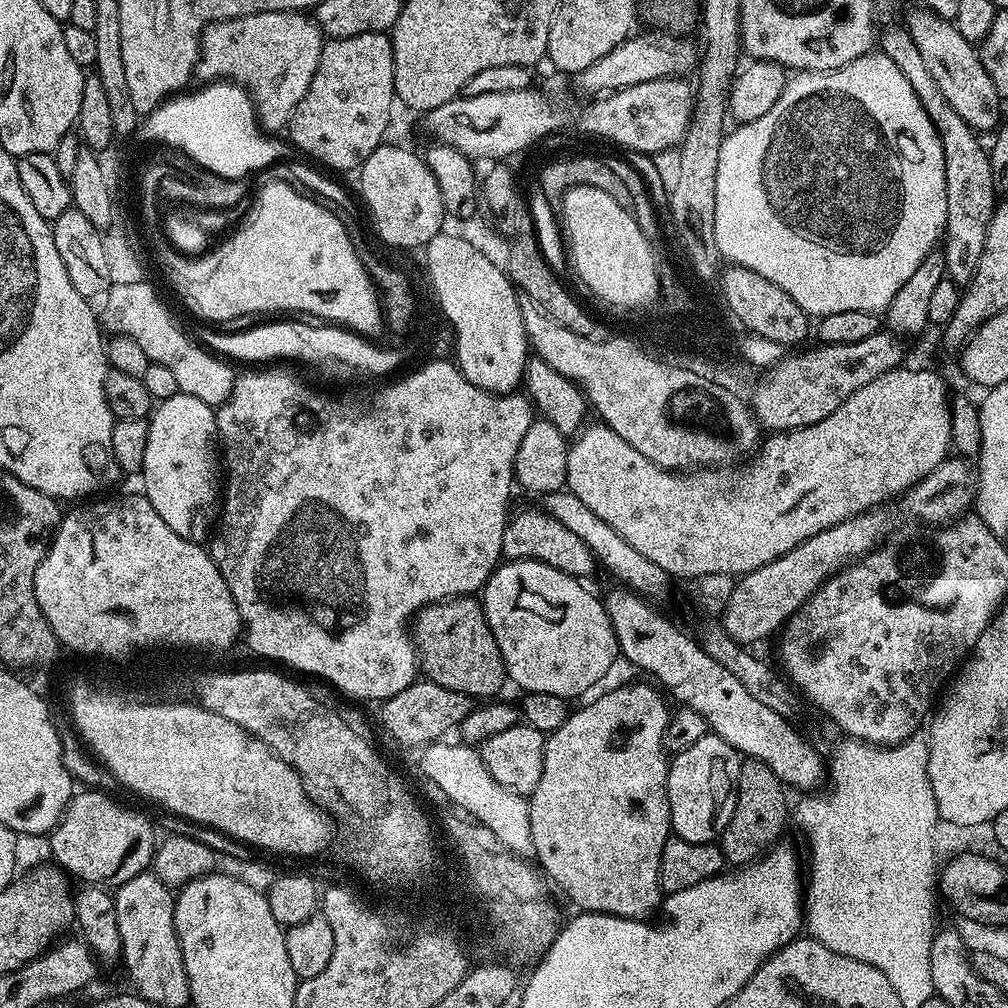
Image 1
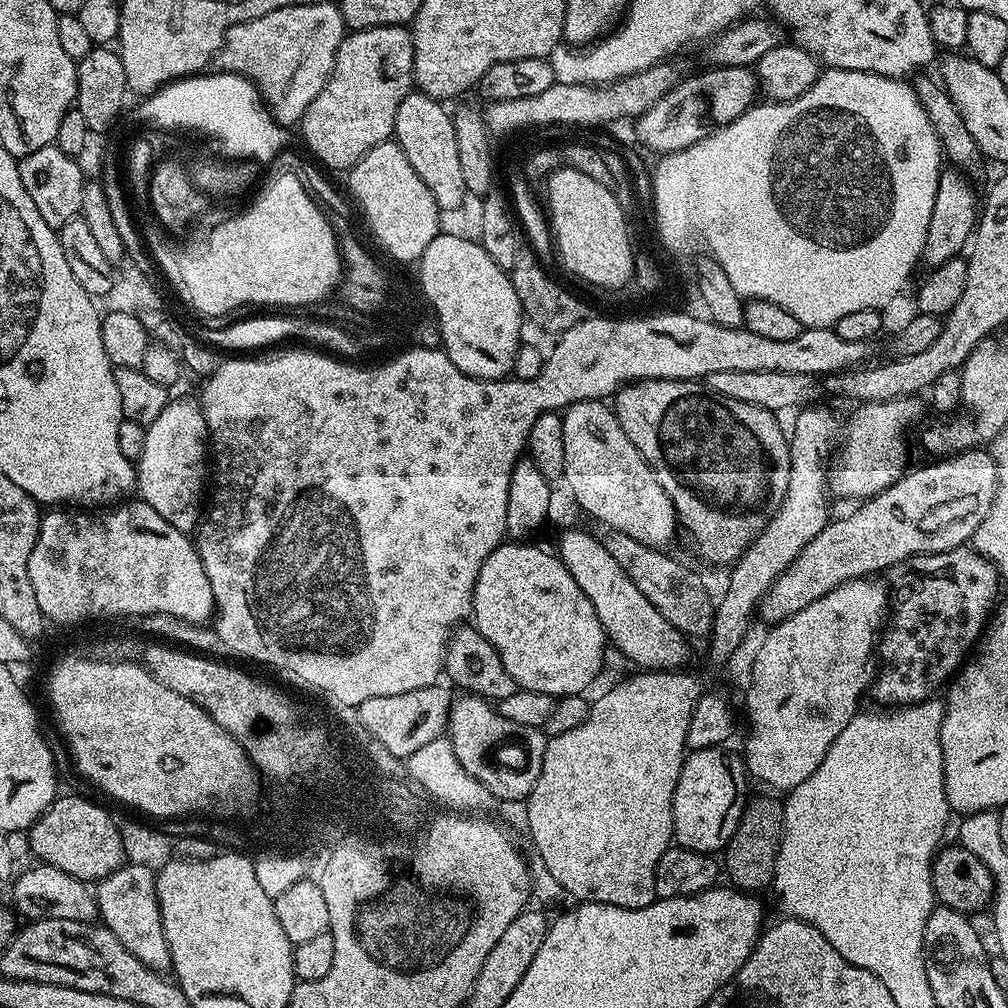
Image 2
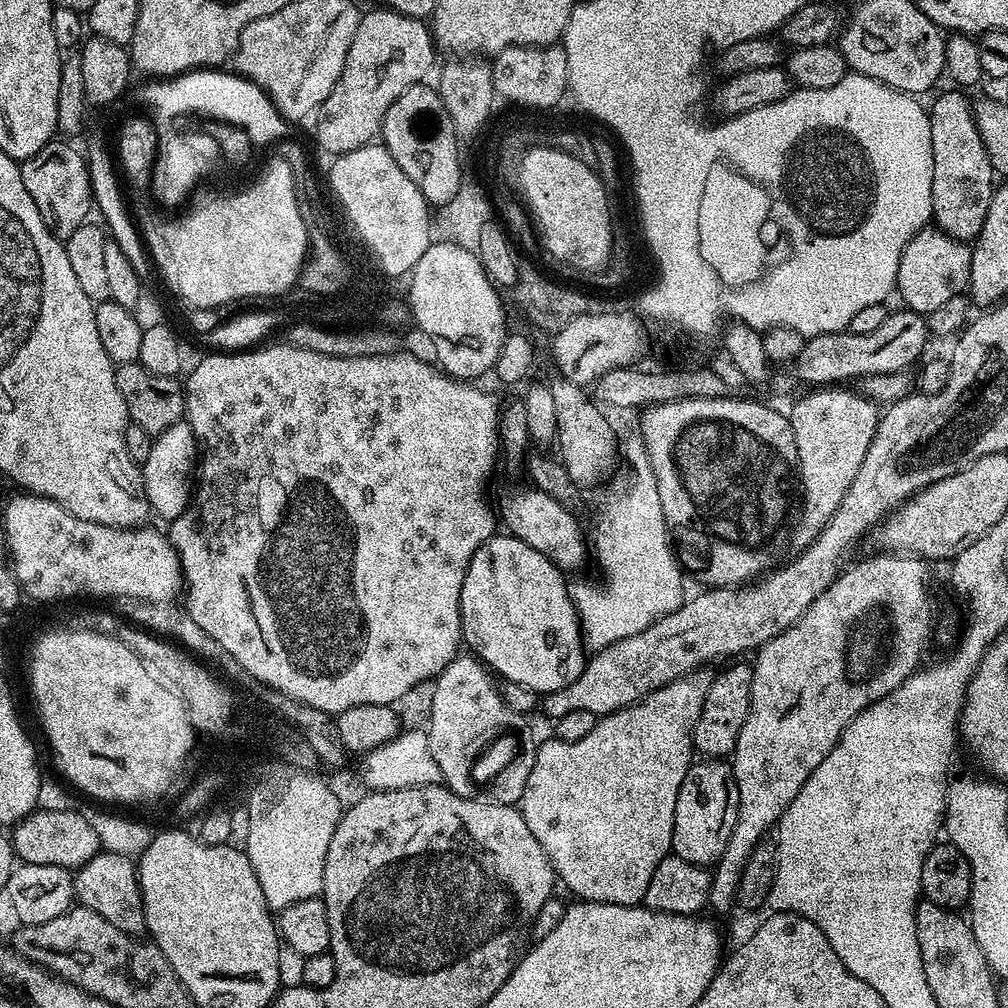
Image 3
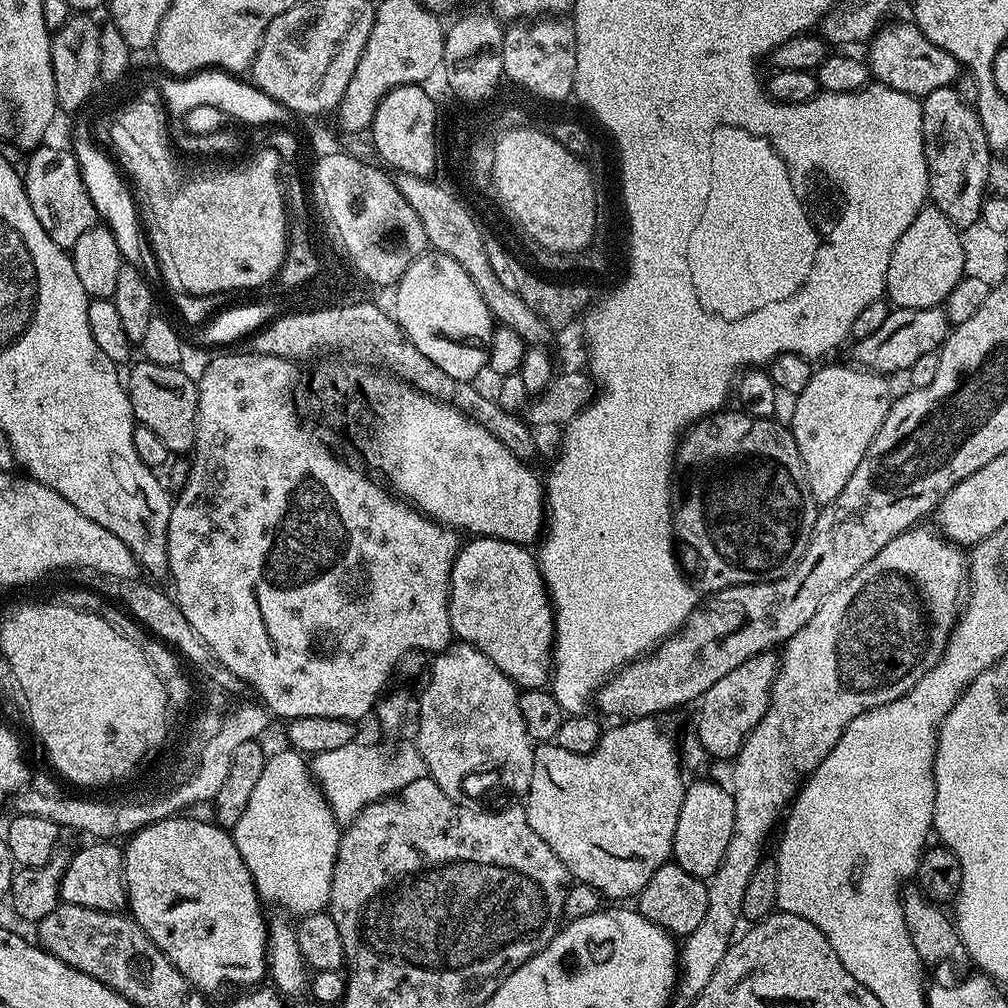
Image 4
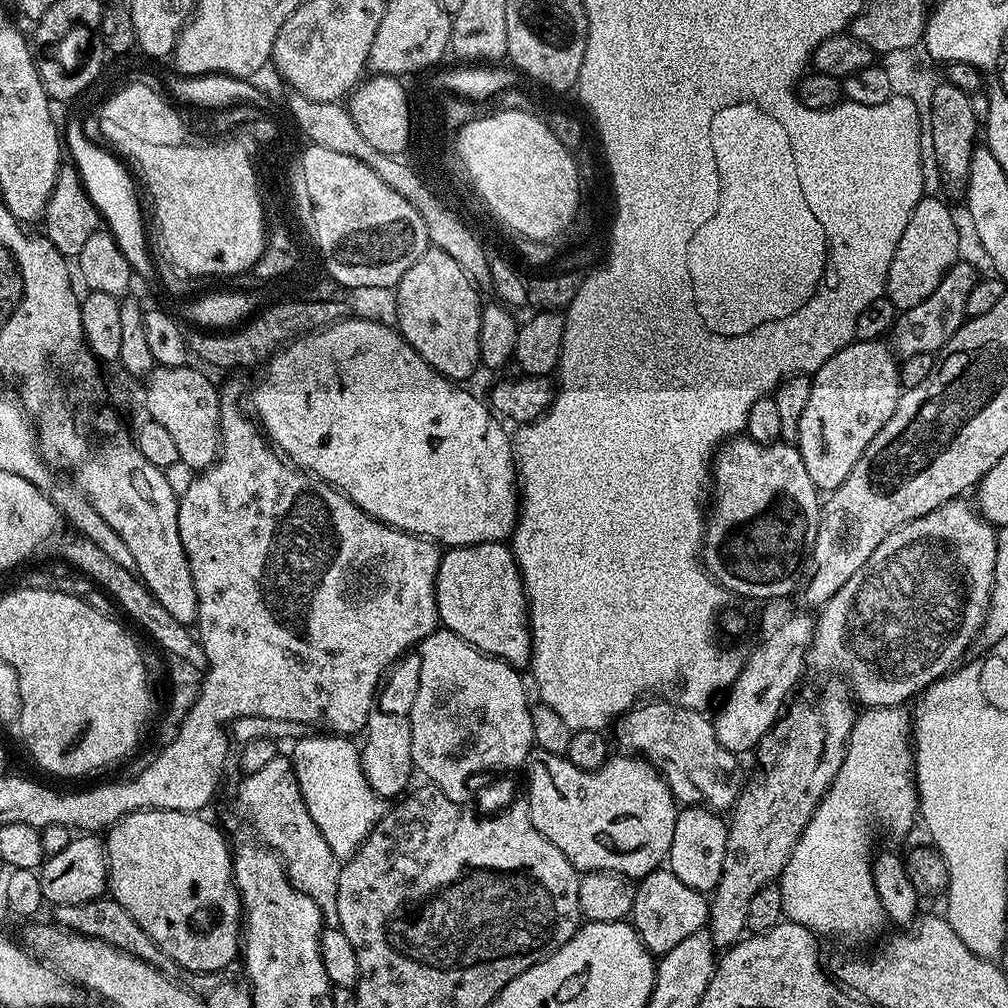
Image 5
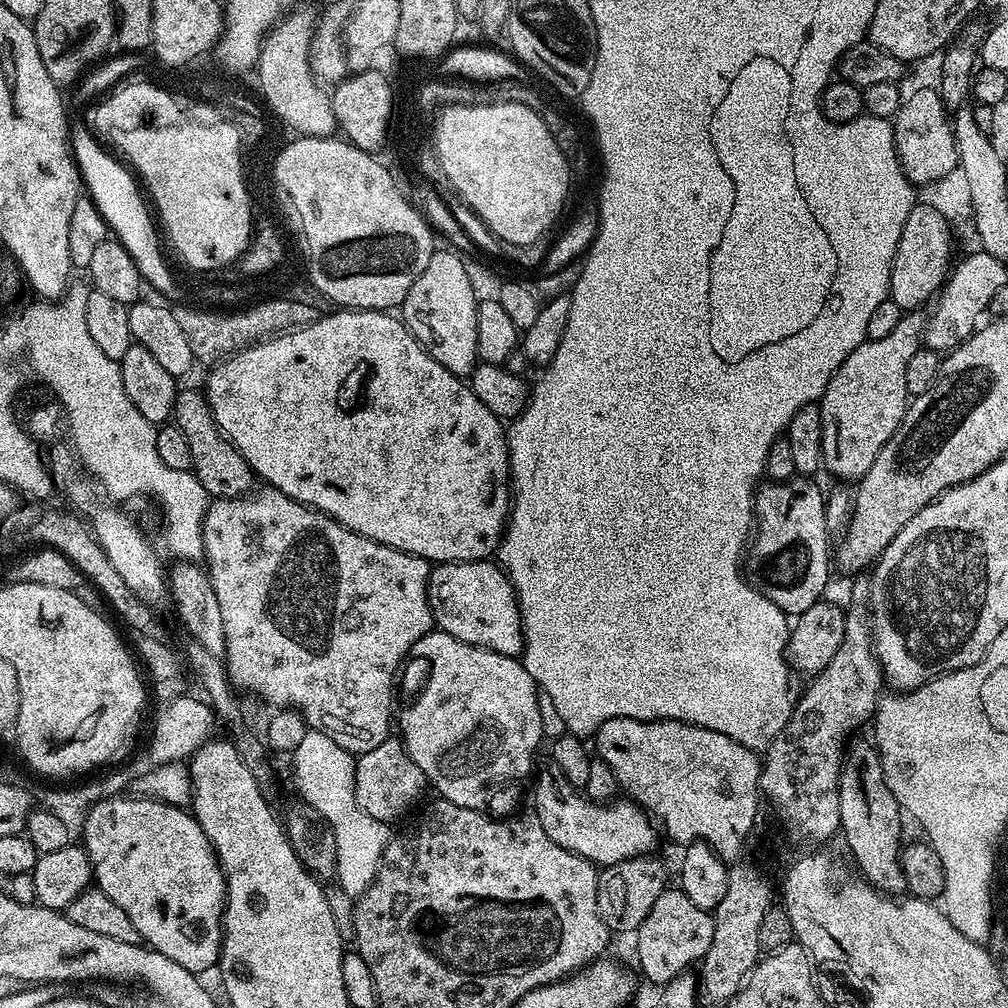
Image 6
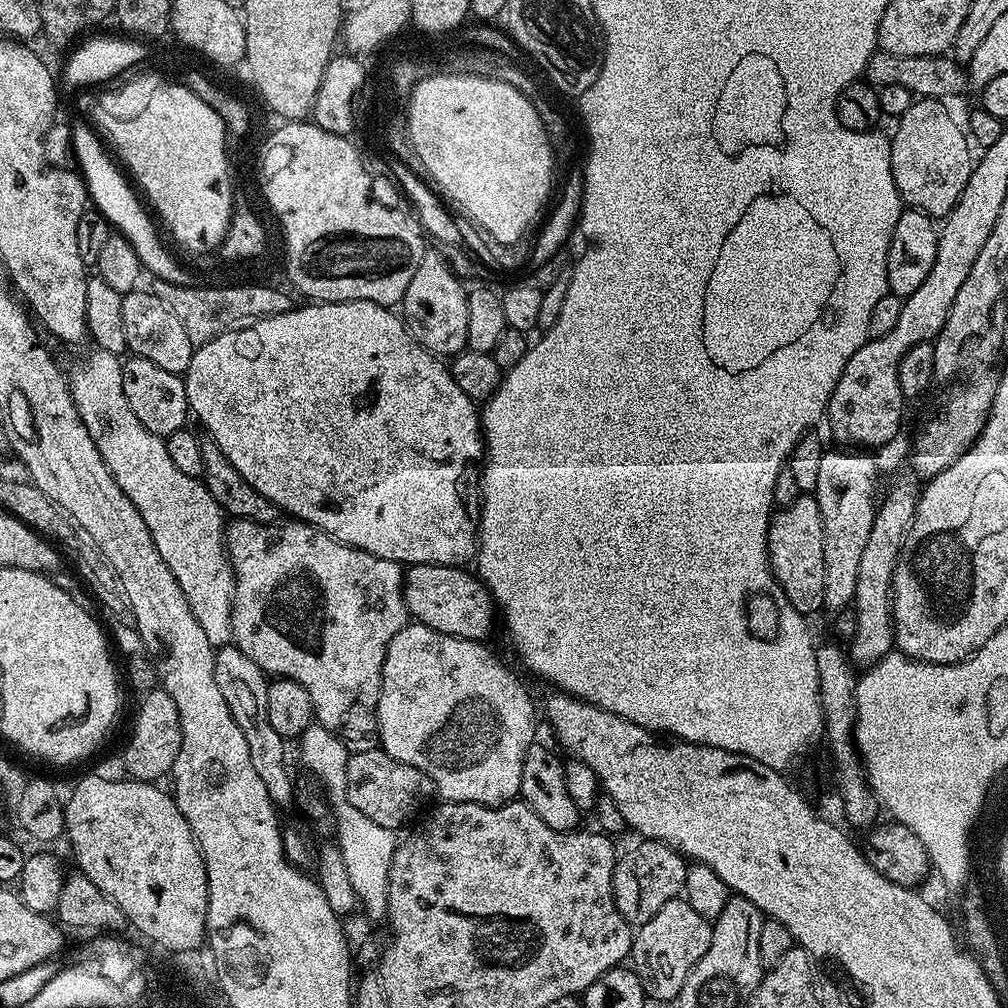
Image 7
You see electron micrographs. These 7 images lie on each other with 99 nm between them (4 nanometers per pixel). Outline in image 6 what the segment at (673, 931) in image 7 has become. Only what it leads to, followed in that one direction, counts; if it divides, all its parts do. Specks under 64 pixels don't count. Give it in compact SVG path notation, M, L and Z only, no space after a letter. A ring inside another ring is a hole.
M666 887L634 932L636 960L640 963L641 974L650 983L656 984L655 986L663 986L669 984L678 974L699 965L714 939L712 917L712 912L694 906L694 902L690 902L690 898L686 898L679 887Z

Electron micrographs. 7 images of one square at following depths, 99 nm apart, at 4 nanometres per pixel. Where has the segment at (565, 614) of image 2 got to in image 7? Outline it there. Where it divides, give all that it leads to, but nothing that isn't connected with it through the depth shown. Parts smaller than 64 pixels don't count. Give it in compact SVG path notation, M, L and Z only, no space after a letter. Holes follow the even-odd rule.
M413 564L404 573L404 601L406 602L406 606L408 607L409 617L411 617L411 619L415 621L415 623L425 624L426 626L430 626L434 630L438 630L442 634L450 634L451 636L457 636L458 638L462 638L463 640L479 640L481 642L484 642L489 639L487 636L492 632L492 608L494 612L494 601L492 599L492 593L484 587L483 580L477 578L471 571L469 571L470 573L464 571L468 570L465 570L460 566L453 566L451 564Z

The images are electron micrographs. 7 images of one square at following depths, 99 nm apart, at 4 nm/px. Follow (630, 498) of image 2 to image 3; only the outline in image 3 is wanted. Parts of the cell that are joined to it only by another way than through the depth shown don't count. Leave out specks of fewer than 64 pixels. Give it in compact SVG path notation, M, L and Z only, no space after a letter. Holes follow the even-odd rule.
M556 378L550 384L554 394L554 407L558 414L558 458L566 466L570 478L575 484L587 486L607 481L613 475L612 467L618 460L618 444L616 448L616 432L610 421L604 417L605 409L584 394L585 389L579 384L563 378Z

